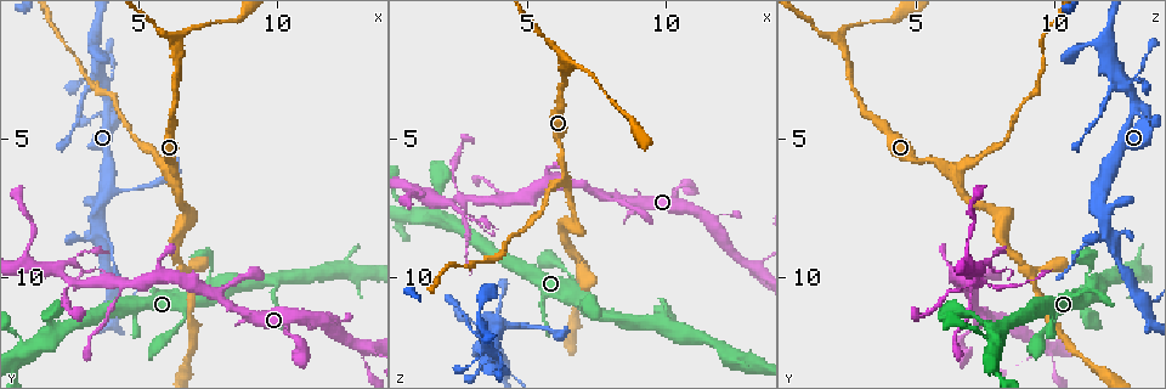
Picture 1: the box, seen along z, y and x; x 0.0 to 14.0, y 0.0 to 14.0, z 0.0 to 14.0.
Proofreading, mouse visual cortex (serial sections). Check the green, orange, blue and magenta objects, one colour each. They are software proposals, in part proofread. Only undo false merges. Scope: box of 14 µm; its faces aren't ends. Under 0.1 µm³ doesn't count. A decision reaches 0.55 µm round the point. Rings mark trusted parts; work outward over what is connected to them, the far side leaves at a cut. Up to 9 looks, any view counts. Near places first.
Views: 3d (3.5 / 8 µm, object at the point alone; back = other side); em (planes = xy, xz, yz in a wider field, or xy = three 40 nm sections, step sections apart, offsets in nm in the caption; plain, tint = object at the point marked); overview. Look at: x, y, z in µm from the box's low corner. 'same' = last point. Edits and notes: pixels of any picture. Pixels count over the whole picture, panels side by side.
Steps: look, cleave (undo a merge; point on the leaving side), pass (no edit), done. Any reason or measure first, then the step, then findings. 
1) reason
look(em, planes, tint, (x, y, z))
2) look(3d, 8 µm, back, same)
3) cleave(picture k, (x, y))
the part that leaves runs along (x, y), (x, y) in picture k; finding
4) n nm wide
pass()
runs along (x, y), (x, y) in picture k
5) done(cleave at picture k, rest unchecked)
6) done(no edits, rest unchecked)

three arms meet
look(3d, 3.5 µm, (6.3, 1.9, 2.5))

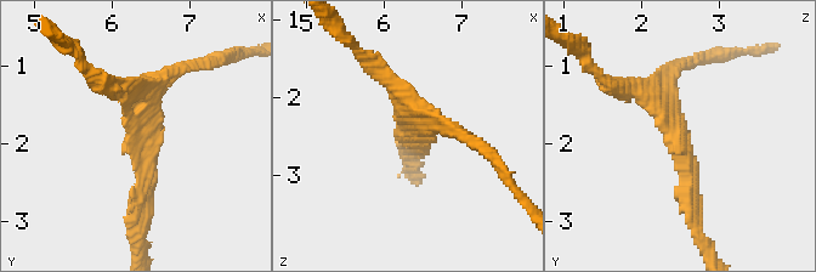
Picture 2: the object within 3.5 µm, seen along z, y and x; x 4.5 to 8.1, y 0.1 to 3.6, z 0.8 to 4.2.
3 arms; arms of 200, 200, 200 nm
look(em, xy, step 1, plain, (6.40, 1.90, 2.50))

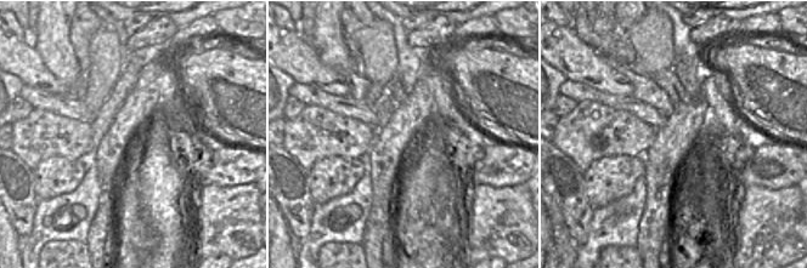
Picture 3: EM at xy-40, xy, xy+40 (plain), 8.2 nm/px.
look(em, xy, step 1, tint, same)

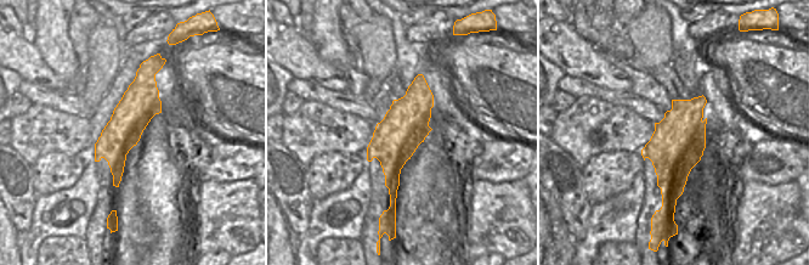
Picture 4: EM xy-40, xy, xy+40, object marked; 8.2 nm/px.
380 nm wide
pass()
runs along (420, 78), (392, 144), (392, 195) in picture 4; all the same cell

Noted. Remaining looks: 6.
thin neck
look(em, xy, step 2, tint, (13.2, 12.6, 9.6))

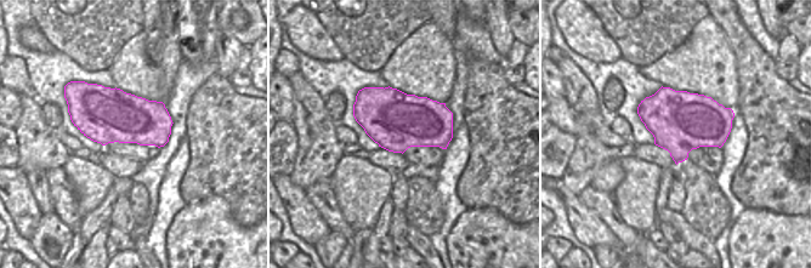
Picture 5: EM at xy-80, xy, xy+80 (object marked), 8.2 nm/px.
look(3d, 3.5 µm, same)

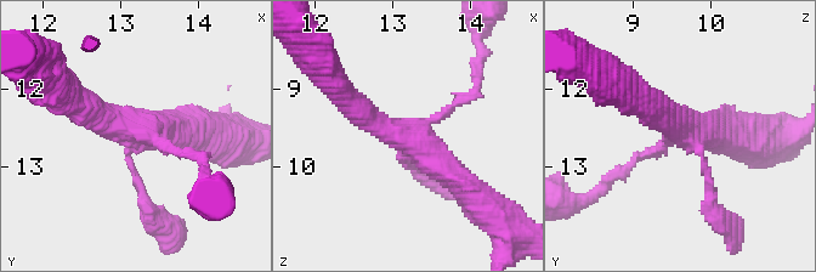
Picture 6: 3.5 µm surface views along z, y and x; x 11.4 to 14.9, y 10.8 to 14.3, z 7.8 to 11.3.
480 nm wide
pass()
runs along (346, 100), (420, 146), (465, 196) in picture 6; continuous, no second cell

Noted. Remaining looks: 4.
three arms meet
look(3d, 3.5 µm, (2.6, 10.2, 7.2))

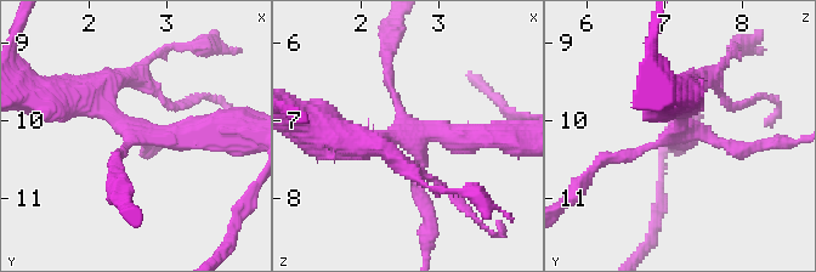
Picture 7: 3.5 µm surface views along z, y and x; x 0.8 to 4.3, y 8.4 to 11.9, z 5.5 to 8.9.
now the EM
look(em, xy, step 3, tint, (2.65, 10.20, 7.20))

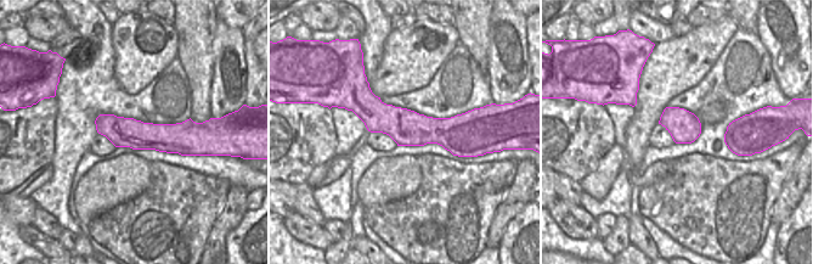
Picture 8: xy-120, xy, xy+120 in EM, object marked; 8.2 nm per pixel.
look(em, xy, step 5, tint, same)

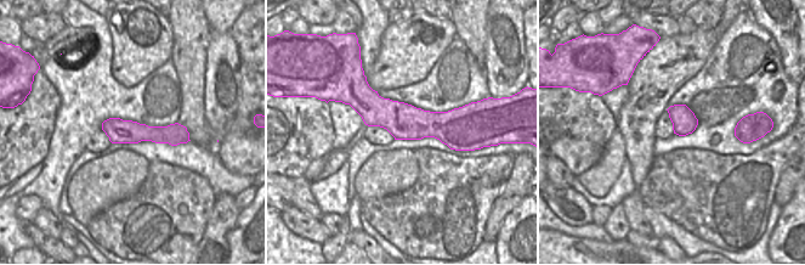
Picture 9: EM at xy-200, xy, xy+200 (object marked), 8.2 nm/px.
pass()
runs along (222, 131), (141, 136), (73, 95) in picture 7; one cell here

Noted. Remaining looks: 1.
done(no edits, rest unchecked)

